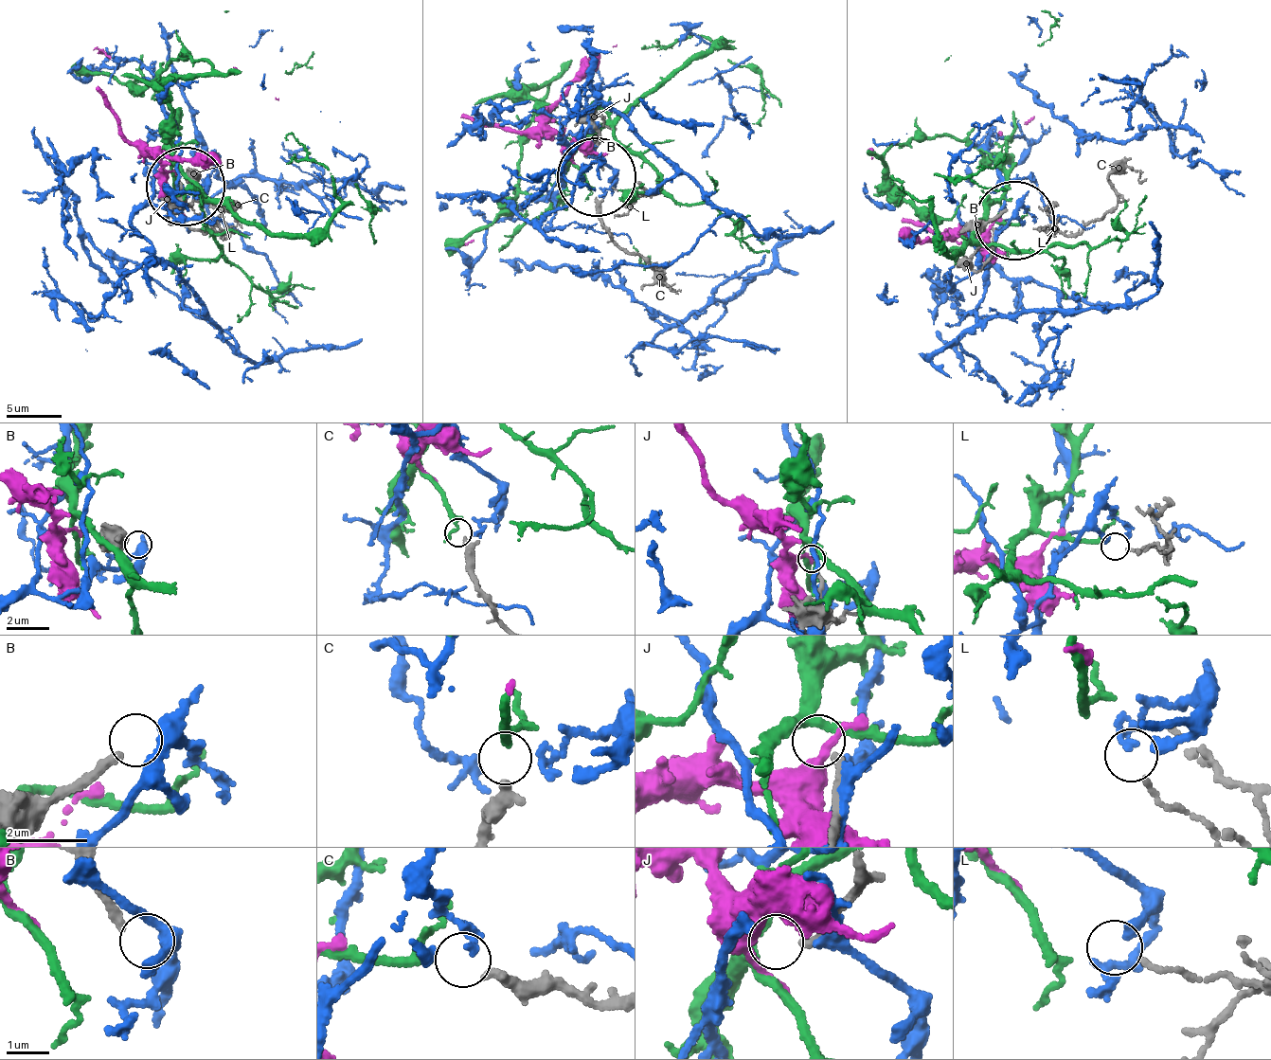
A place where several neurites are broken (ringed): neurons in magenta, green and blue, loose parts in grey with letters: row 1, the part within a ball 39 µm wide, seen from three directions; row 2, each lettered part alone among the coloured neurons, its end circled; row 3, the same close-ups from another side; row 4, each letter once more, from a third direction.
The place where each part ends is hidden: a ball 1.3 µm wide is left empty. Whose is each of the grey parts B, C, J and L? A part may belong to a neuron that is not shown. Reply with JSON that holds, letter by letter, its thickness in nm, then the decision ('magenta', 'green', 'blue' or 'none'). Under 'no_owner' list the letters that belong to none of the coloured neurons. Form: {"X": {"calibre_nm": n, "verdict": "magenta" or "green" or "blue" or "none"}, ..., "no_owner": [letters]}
{"B": {"calibre_nm": 200, "verdict": "none"}, "C": {"calibre_nm": 280, "verdict": "green"}, "J": {"calibre_nm": 160, "verdict": "none"}, "L": {"calibre_nm": 100, "verdict": "blue"}, "no_owner": ["B", "J"]}

